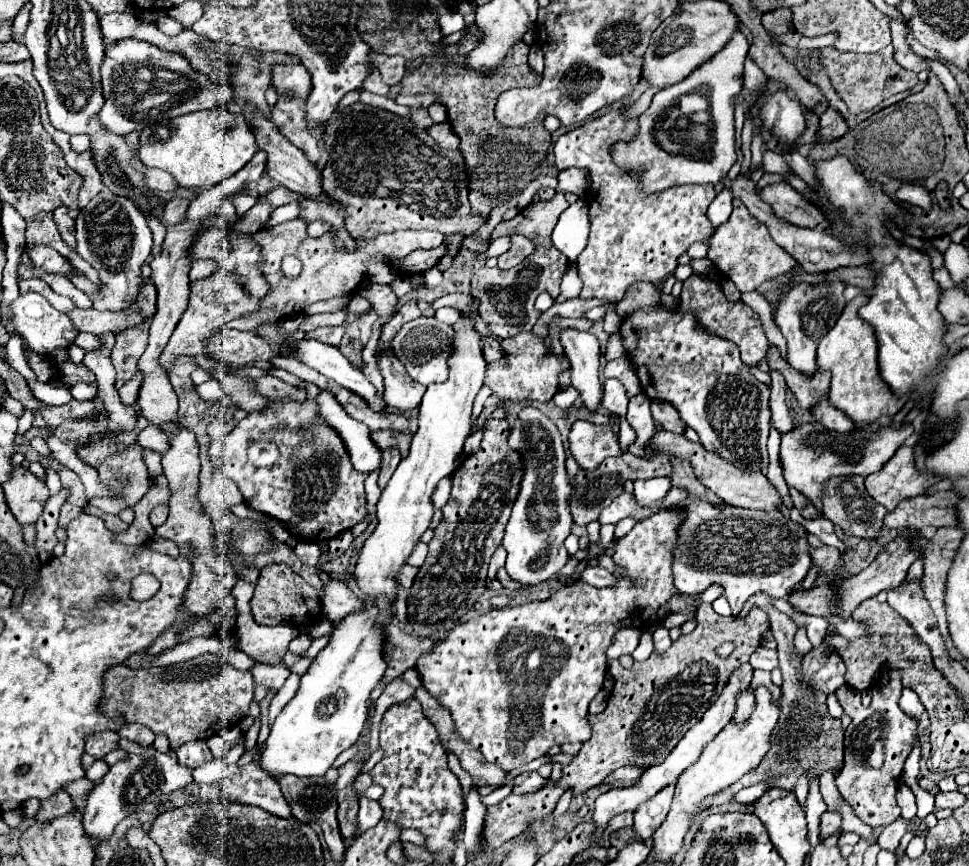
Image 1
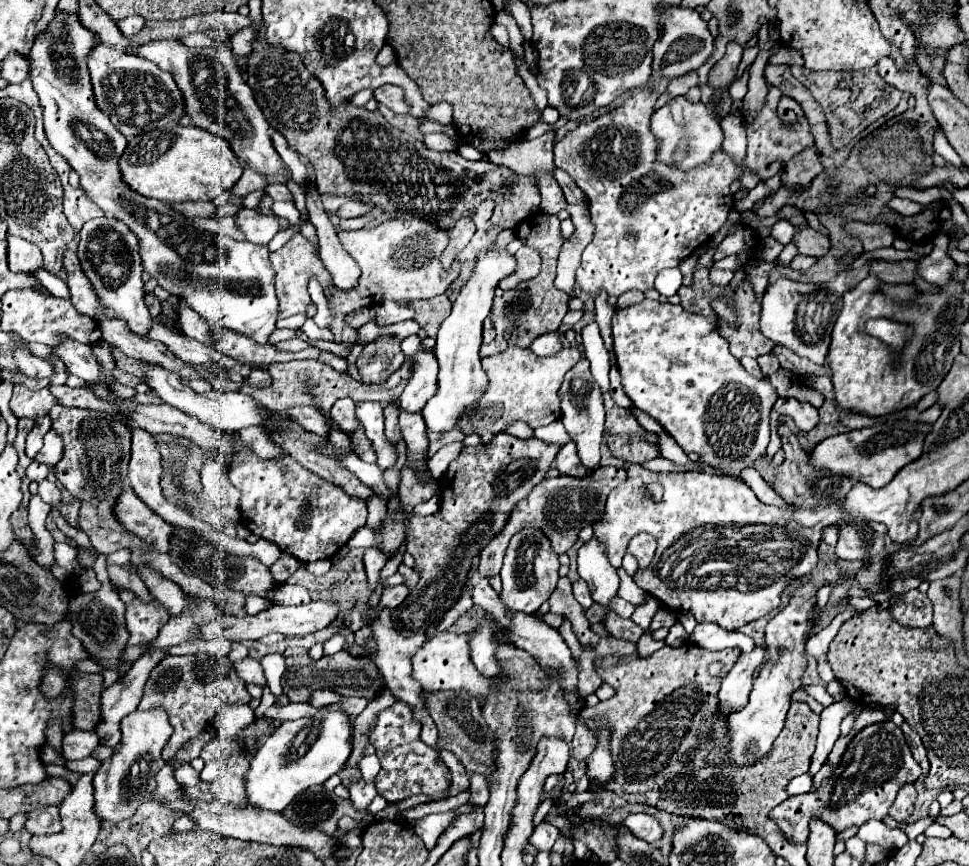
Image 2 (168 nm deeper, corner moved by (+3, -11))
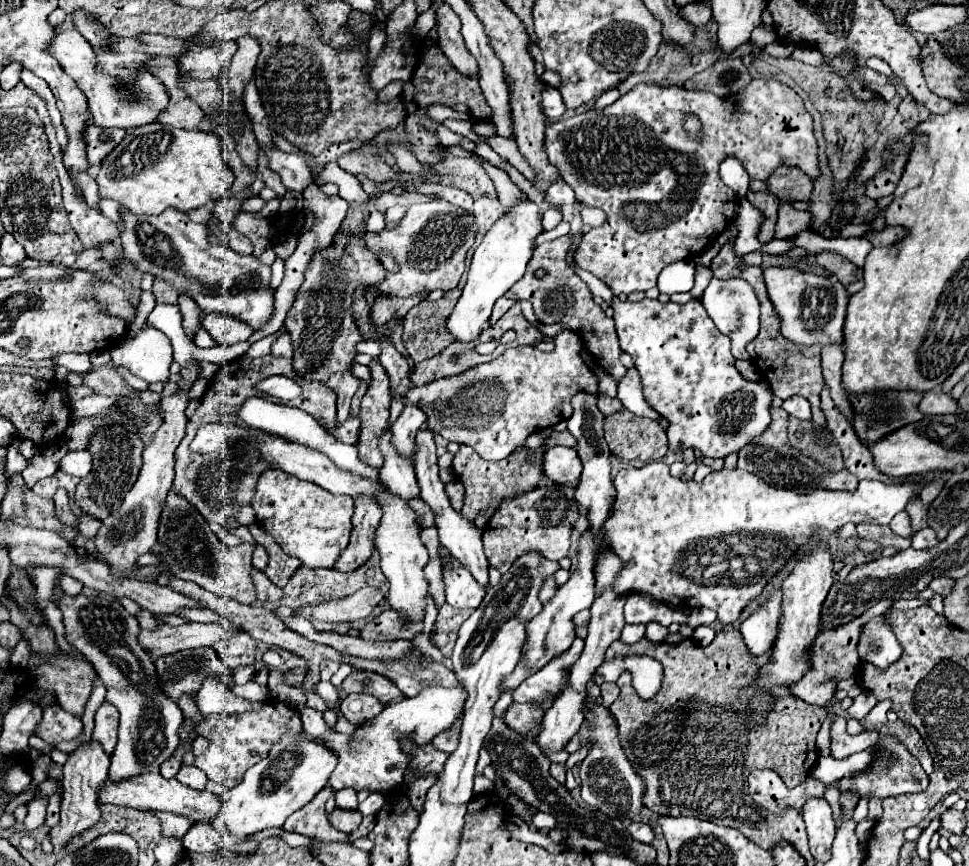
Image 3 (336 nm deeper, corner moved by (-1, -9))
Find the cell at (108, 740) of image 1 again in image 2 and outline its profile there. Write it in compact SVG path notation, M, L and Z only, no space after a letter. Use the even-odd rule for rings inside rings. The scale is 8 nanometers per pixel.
M70 731L70 735L64 735L62 739L62 755L70 761L78 761L84 757L90 757L94 753L94 749L100 747L100 739L96 737L96 733L88 733L88 731Z

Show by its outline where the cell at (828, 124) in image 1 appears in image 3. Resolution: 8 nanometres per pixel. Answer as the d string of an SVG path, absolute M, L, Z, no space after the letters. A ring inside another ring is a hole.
M778 167L766 179L766 187L774 193L782 203L790 201L806 201L812 193L812 179L806 177L800 169L794 167Z

